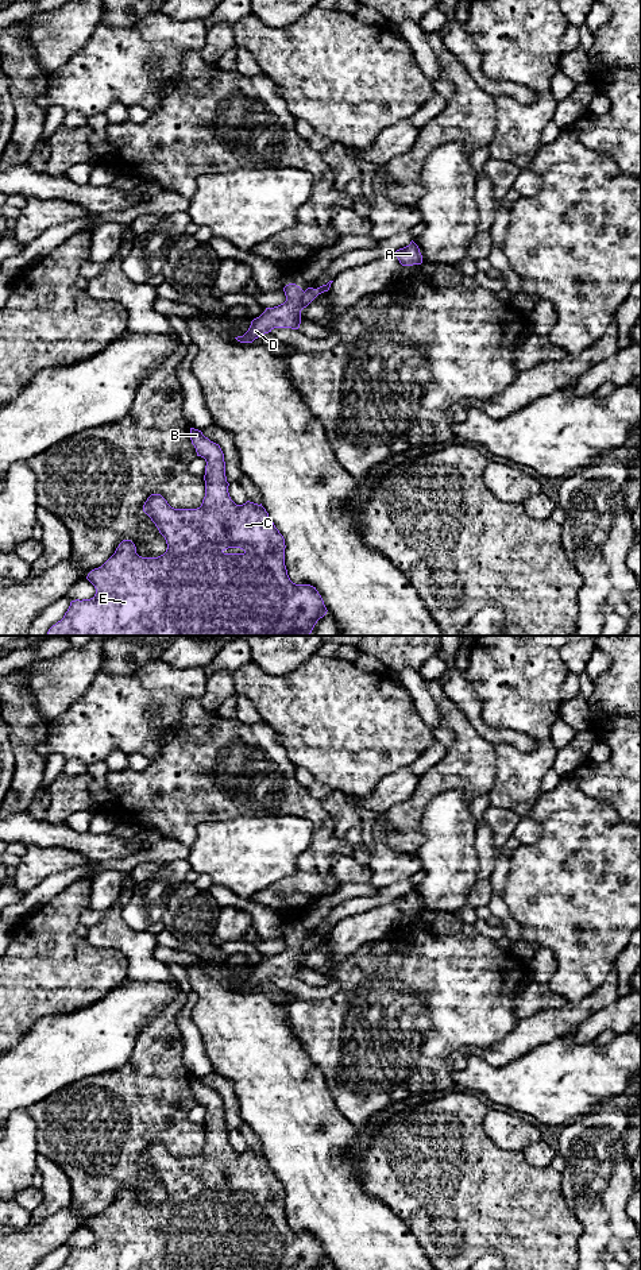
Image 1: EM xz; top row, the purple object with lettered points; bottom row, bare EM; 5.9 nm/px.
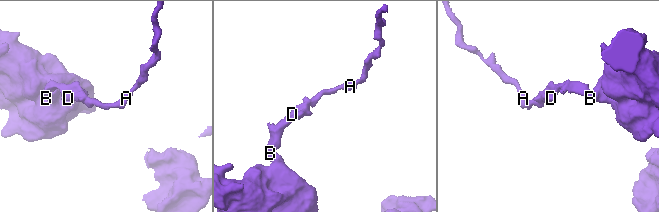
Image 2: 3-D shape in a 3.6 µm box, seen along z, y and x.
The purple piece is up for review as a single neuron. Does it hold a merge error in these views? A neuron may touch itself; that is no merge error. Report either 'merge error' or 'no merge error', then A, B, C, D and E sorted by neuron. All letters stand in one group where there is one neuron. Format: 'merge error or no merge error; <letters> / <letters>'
merge error; A / B C D E

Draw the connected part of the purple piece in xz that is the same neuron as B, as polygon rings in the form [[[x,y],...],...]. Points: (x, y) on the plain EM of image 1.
[[[190,1076],[190,1088],[197,1104],[205,1107],[205,1144],[197,1157],[174,1157],[161,1142],[151,1142],[143,1153],[143,1159],[151,1166],[159,1181],[165,1185],[167,1197],[158,1205],[142,1205],[136,1201],[136,1194],[131,1188],[123,1188],[115,1201],[99,1216],[92,1217],[86,1227],[94,1234],[96,1242],[90,1247],[76,1247],[70,1250],[63,1266],[58,1270],[317,1270],[327,1262],[324,1248],[316,1235],[310,1232],[296,1232],[290,1228],[285,1213],[285,1186],[270,1167],[266,1157],[258,1151],[247,1149],[236,1153],[228,1140],[229,1131],[225,1124],[224,1101],[219,1092],[211,1089],[201,1078]]]

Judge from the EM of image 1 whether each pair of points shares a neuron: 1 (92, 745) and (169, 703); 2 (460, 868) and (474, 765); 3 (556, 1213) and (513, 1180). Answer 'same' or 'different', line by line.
1: same
2: different
3: same

